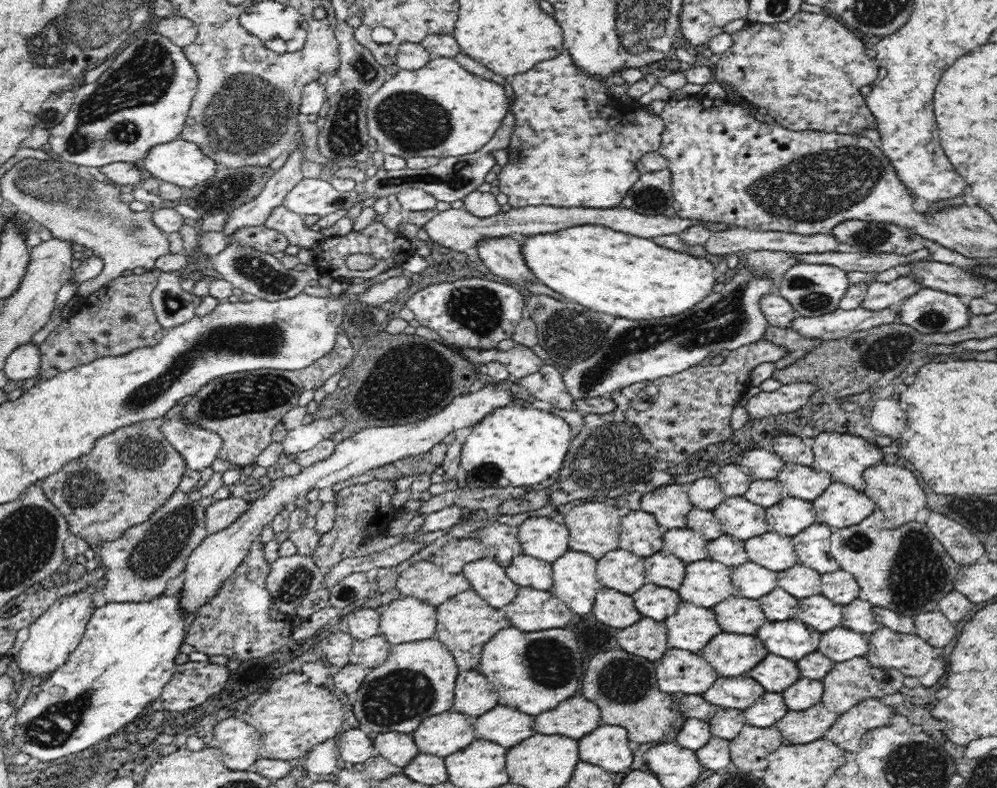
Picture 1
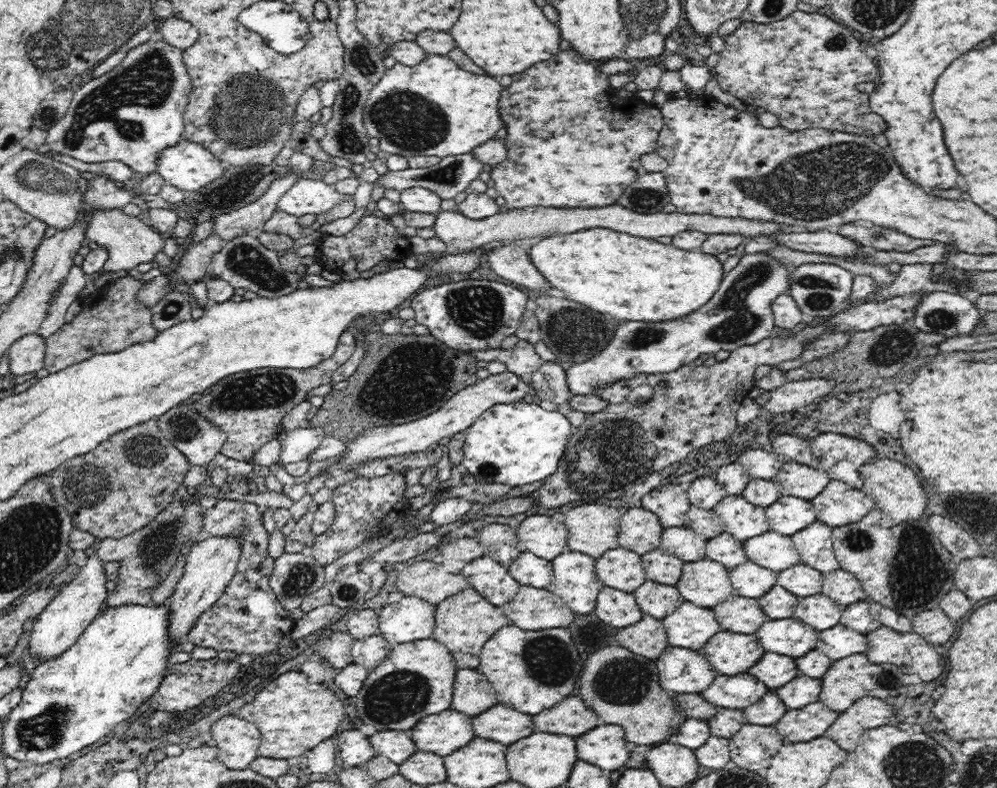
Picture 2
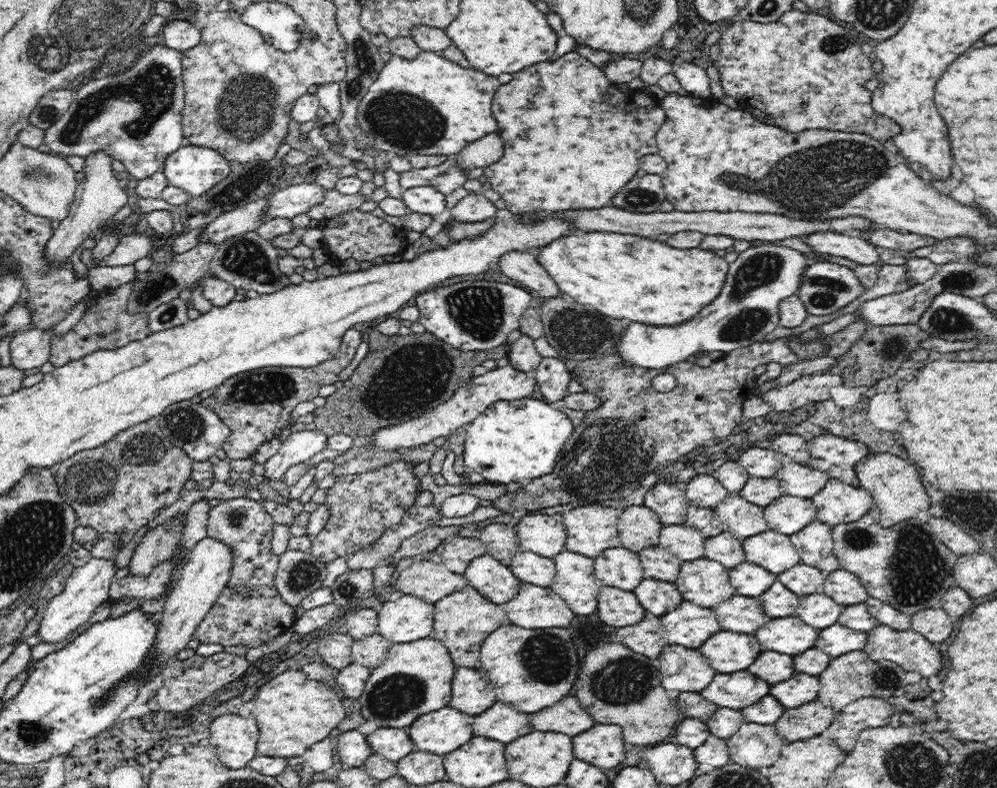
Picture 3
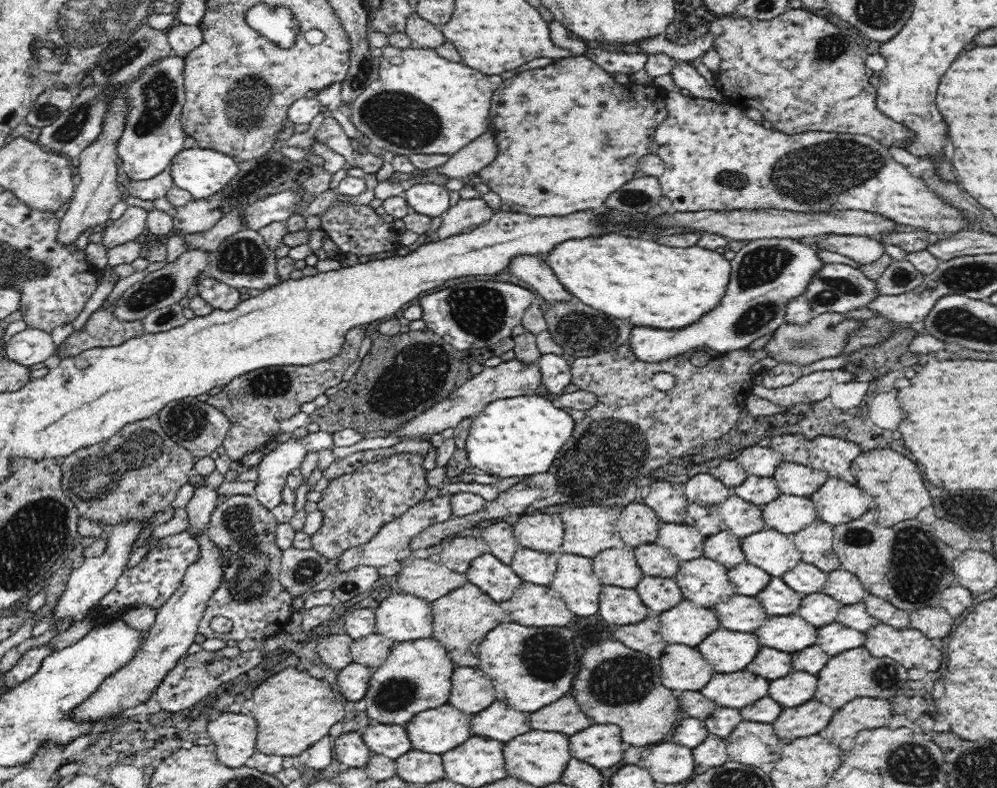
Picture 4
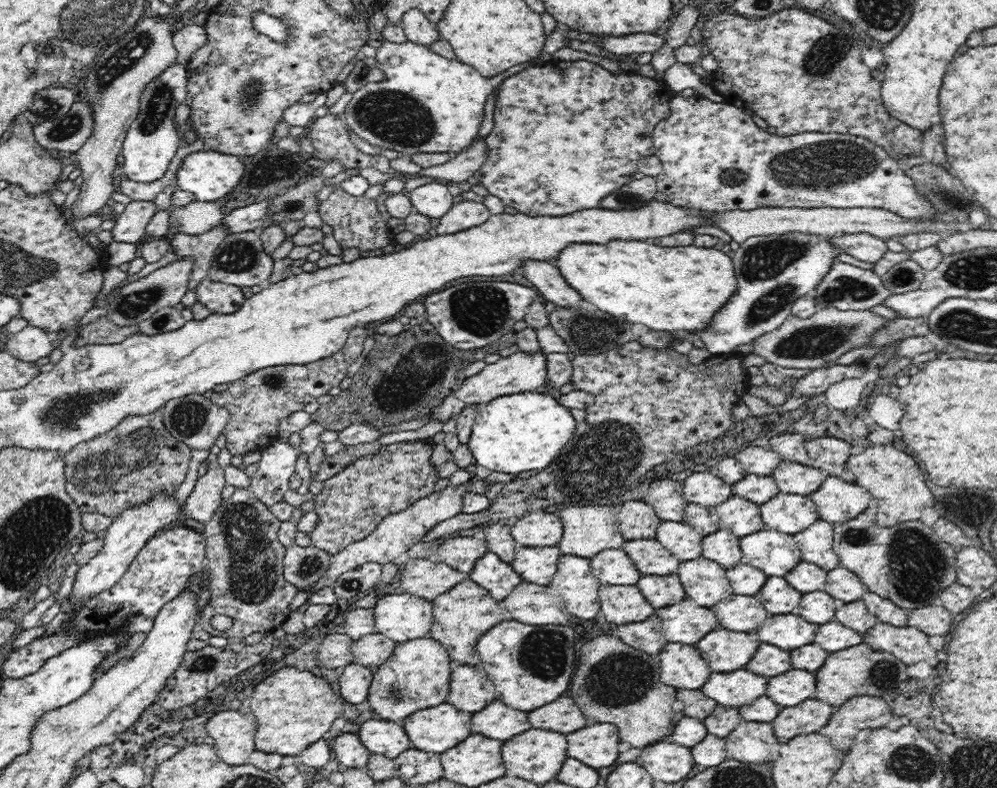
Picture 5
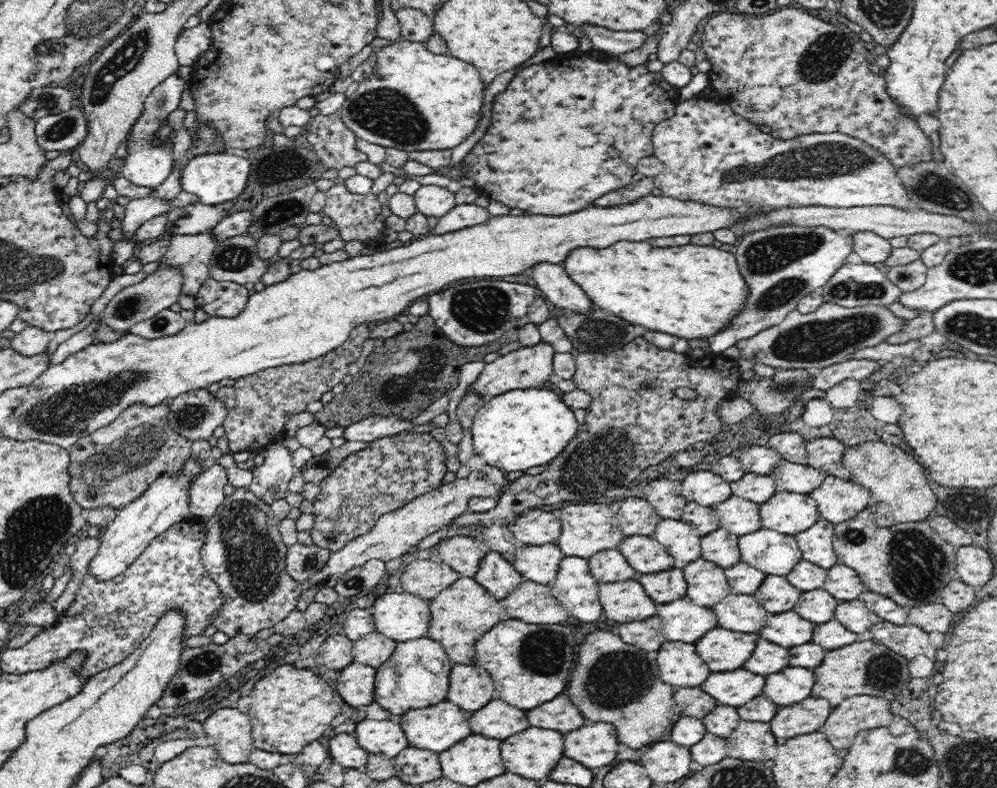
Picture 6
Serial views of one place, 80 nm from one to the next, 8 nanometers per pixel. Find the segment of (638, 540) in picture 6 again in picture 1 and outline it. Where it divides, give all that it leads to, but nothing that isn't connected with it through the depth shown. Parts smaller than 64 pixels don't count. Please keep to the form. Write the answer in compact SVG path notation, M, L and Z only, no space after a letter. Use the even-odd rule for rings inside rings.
M661 551L643 560L648 583L677 591L683 585L687 564L676 556L667 551Z

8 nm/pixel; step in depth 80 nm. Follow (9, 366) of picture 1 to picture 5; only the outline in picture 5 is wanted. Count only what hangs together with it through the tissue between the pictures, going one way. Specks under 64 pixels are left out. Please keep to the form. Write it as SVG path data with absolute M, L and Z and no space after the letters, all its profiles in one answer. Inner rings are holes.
M28 325L20 332L8 336L5 350L22 362L34 363L49 356L54 349L52 341L45 330Z

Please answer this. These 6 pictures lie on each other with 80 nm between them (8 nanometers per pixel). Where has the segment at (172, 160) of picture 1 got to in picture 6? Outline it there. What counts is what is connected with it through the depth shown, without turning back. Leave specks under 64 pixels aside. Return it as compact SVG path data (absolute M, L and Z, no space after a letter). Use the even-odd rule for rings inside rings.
M208 153L198 154L184 164L180 170L180 184L182 190L195 194L202 204L216 205L226 200L232 200L240 196L240 192L246 186L248 172L250 172L250 162L247 158L228 153Z

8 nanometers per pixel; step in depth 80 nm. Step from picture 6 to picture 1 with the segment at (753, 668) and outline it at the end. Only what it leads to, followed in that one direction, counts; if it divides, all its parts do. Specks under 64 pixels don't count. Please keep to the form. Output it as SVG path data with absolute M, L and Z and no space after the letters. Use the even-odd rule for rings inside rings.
M768 653L748 676L758 681L766 692L781 693L801 677L801 672L797 662Z

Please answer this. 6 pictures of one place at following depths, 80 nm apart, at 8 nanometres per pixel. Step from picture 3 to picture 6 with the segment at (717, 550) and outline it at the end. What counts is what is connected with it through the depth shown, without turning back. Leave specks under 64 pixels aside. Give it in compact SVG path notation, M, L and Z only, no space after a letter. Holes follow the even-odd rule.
M719 526L701 537L701 558L716 563L723 569L733 567L741 561L738 541L739 537Z

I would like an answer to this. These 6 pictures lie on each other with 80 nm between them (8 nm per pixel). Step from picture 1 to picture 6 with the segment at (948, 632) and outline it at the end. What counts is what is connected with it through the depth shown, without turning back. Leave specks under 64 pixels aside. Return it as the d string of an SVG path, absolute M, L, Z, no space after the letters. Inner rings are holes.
M941 602L923 604L922 606L907 608L906 625L916 625L926 631L947 633L951 629L952 616L946 605Z

